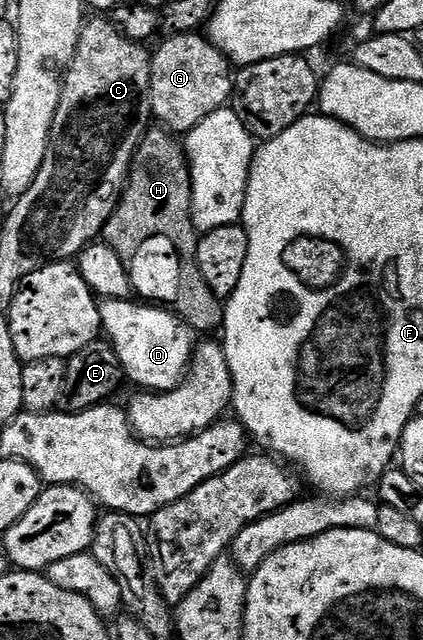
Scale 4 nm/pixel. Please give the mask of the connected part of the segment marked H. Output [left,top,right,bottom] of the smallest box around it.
[103,128,199,254]

